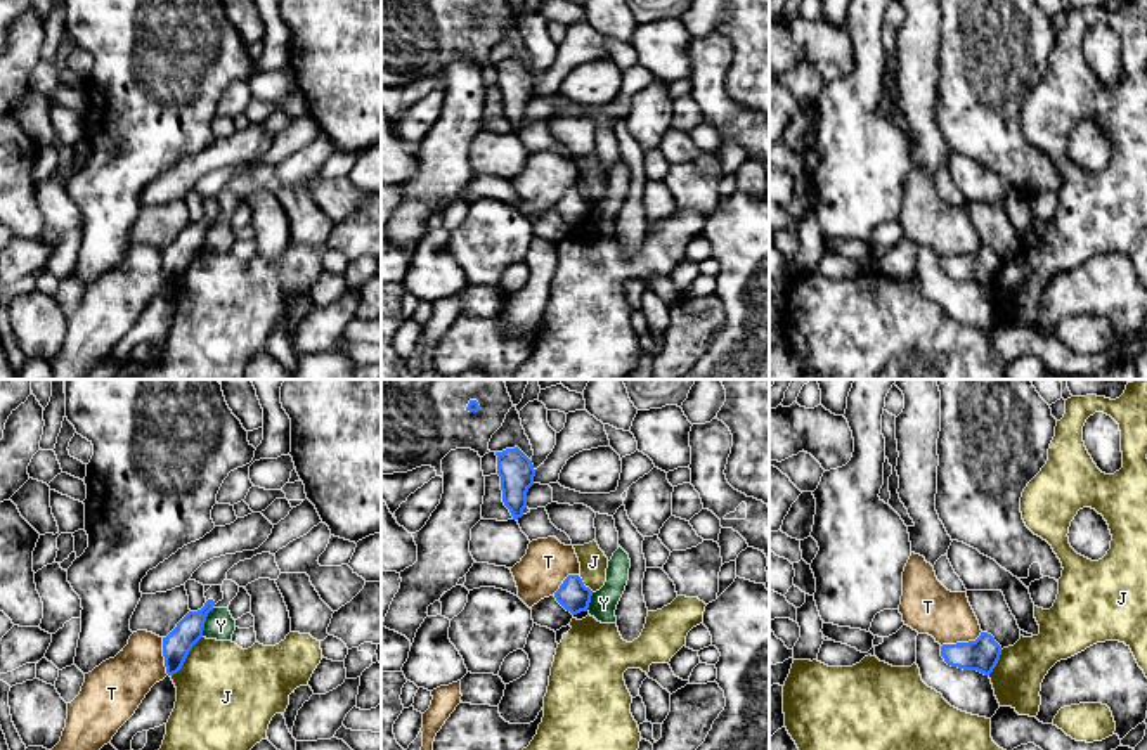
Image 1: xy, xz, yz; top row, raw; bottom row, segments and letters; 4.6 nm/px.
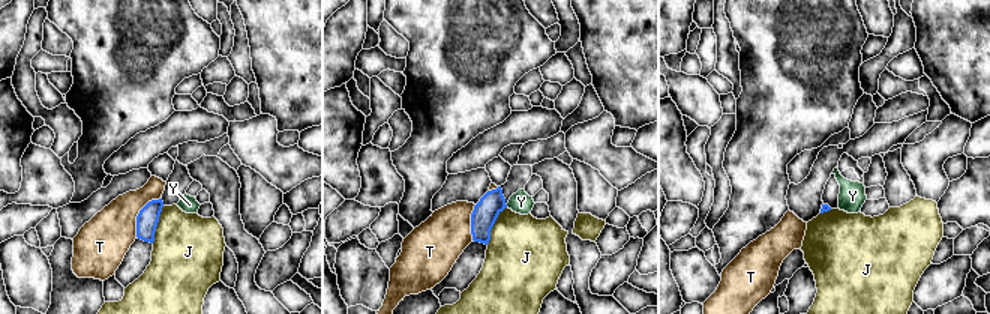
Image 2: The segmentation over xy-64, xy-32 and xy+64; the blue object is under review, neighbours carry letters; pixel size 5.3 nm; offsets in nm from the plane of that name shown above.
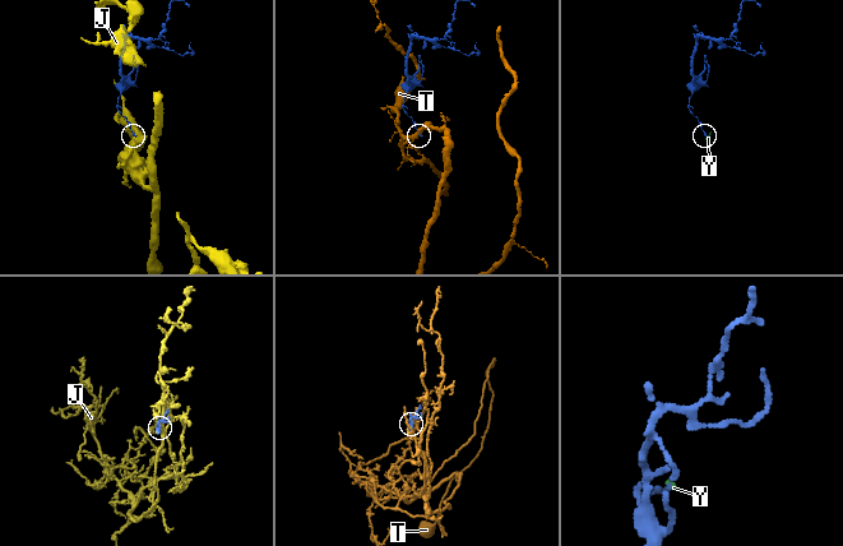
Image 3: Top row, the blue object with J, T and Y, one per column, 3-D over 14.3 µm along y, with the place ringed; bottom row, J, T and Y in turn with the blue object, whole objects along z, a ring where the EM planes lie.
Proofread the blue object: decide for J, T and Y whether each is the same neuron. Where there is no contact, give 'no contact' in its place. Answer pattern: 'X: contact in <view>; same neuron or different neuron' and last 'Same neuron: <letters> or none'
J: contact in xy; different neuron
T: contact in yz; different neuron
Y: contact in xy; different neuron
Same neuron: none

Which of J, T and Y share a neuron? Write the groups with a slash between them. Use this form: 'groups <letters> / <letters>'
groups J / T / Y

